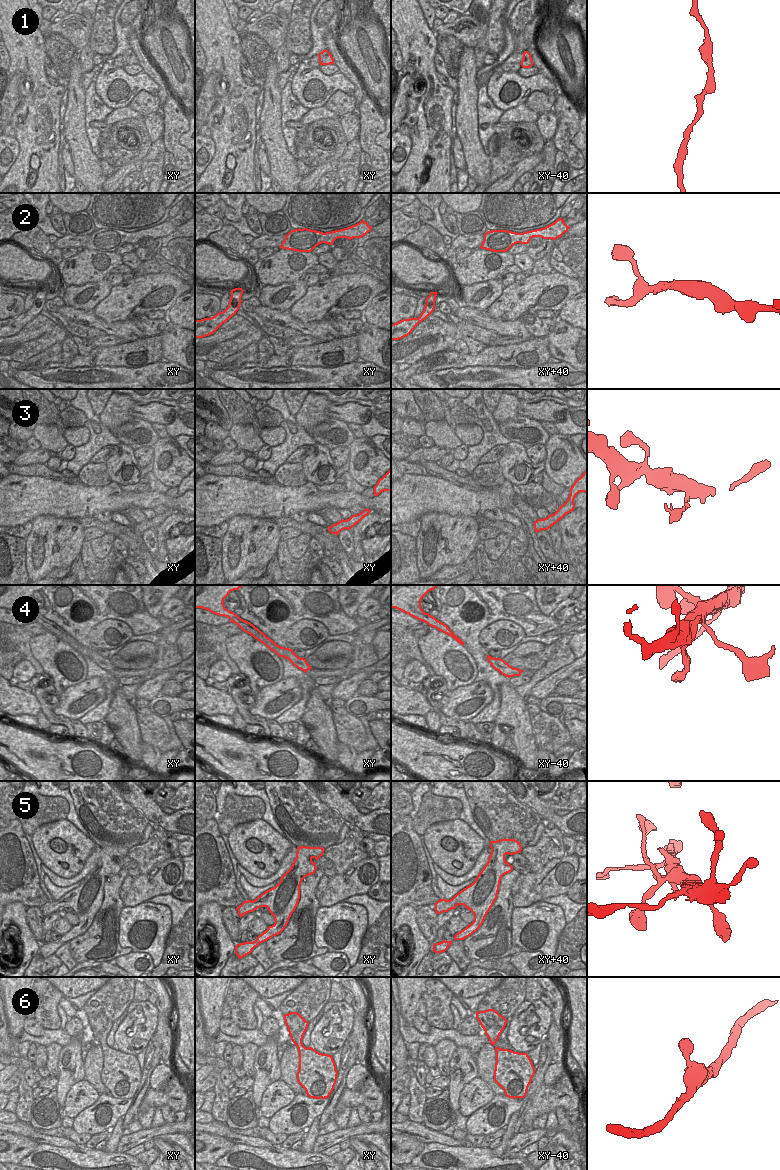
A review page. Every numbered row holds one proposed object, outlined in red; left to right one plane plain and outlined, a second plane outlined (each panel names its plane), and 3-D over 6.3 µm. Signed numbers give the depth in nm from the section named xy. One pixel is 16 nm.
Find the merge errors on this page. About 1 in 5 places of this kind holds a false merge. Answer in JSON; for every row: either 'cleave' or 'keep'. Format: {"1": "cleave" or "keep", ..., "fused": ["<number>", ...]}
{"1": "keep", "2": "keep", "3": "keep", "4": "cleave", "5": "keep", "6": "keep", "fused": ["4"]}

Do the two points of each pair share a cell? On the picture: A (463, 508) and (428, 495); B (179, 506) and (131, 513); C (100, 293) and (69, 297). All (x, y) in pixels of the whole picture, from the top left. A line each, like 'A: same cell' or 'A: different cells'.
A: same cell
B: different cells
C: same cell

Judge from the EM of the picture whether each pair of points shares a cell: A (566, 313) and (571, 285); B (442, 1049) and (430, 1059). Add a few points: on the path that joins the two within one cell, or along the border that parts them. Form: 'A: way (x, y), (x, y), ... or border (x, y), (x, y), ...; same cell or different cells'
A: border (576, 293), (558, 312); different cells
B: border (433, 1046), (436, 1052), (437, 1065); different cells

